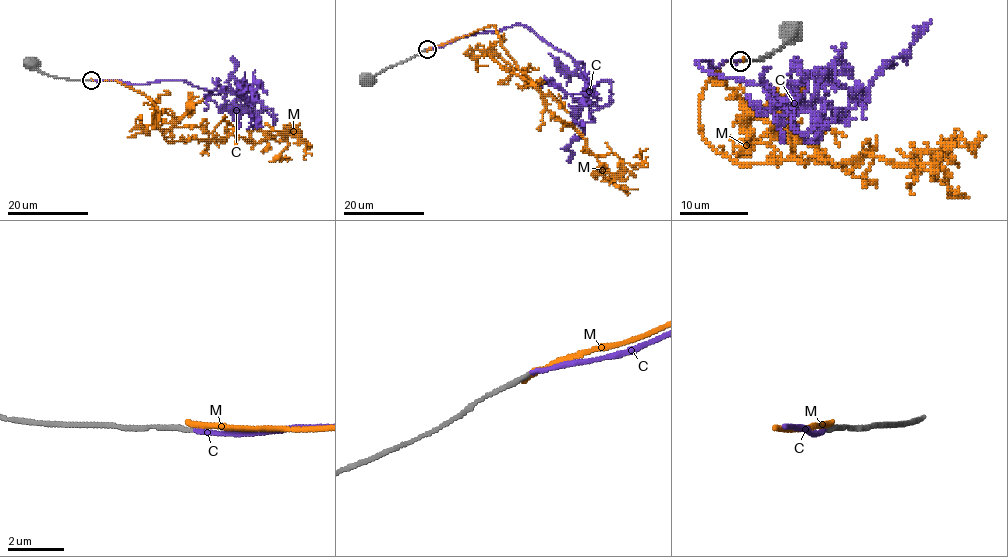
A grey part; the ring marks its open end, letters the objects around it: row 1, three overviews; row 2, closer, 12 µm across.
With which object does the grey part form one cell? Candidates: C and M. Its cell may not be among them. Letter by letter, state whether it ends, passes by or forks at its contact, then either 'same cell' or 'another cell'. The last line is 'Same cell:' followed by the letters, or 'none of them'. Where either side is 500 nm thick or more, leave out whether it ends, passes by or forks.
C: it ends there; same cell
M: it ends there; another cell
Same cell: C

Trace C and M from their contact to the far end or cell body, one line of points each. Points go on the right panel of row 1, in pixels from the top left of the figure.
C: (740, 61), (698, 63), (803, 97), (793, 126), (807, 133), (854, 106), (929, 20)
M: (740, 60), (698, 111), (718, 152), (916, 165), (928, 152), (912, 192)

